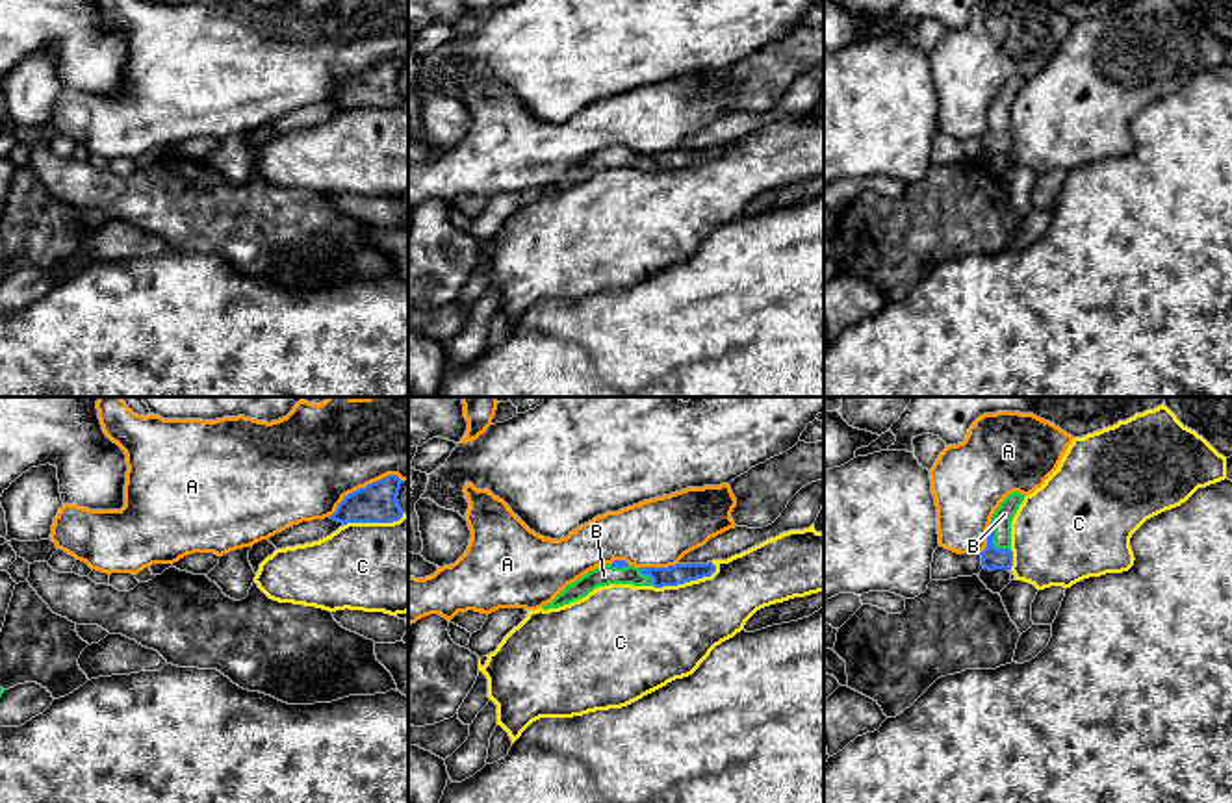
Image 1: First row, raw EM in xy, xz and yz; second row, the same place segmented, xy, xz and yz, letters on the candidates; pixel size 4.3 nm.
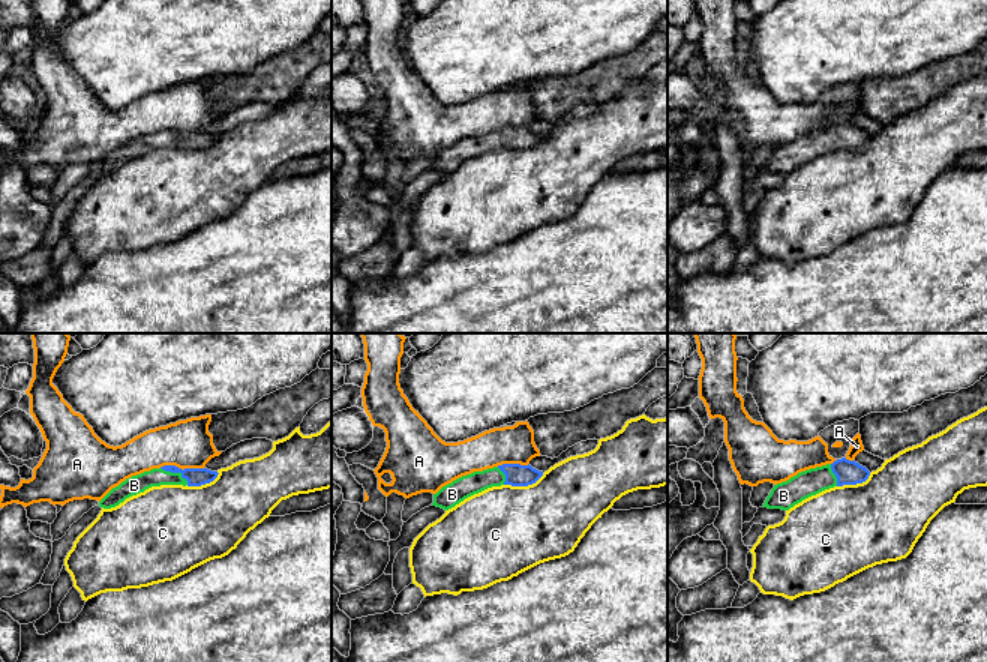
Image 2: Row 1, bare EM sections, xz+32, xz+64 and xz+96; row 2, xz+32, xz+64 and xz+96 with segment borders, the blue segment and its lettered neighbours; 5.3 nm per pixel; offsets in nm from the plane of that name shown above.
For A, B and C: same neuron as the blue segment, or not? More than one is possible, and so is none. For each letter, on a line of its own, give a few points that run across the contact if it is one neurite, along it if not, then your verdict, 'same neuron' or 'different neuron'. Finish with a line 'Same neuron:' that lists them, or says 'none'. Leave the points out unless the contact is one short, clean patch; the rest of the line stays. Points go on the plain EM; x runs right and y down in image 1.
A: different neuron
B: line yz (993, 143), (993, 125), (1004, 99); same neuron
C: different neuron
Same neuron: B

